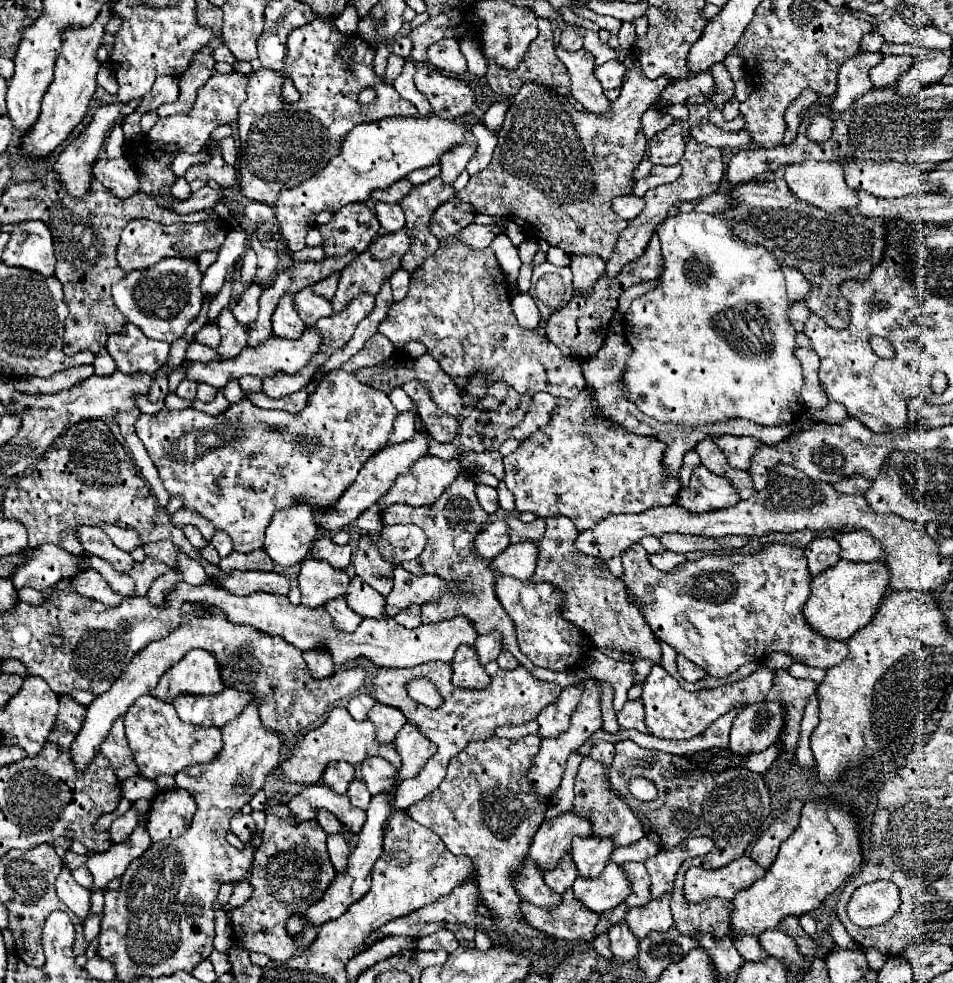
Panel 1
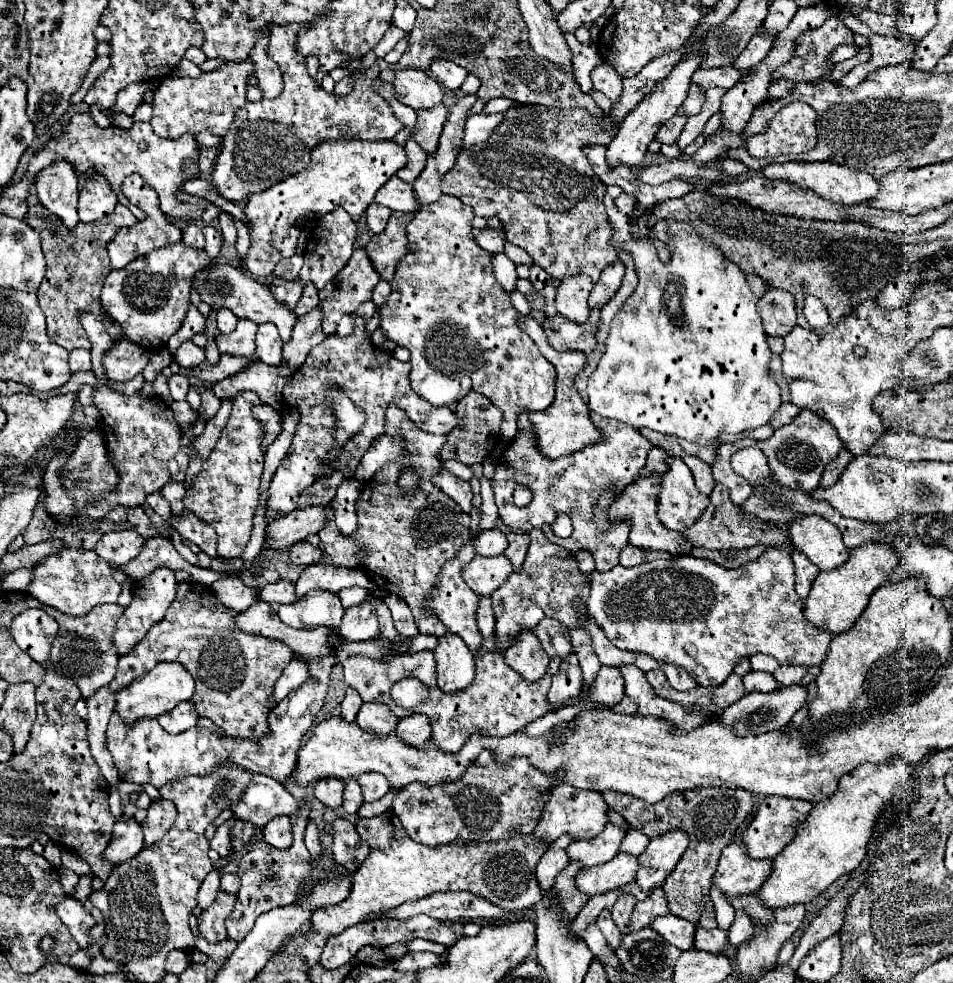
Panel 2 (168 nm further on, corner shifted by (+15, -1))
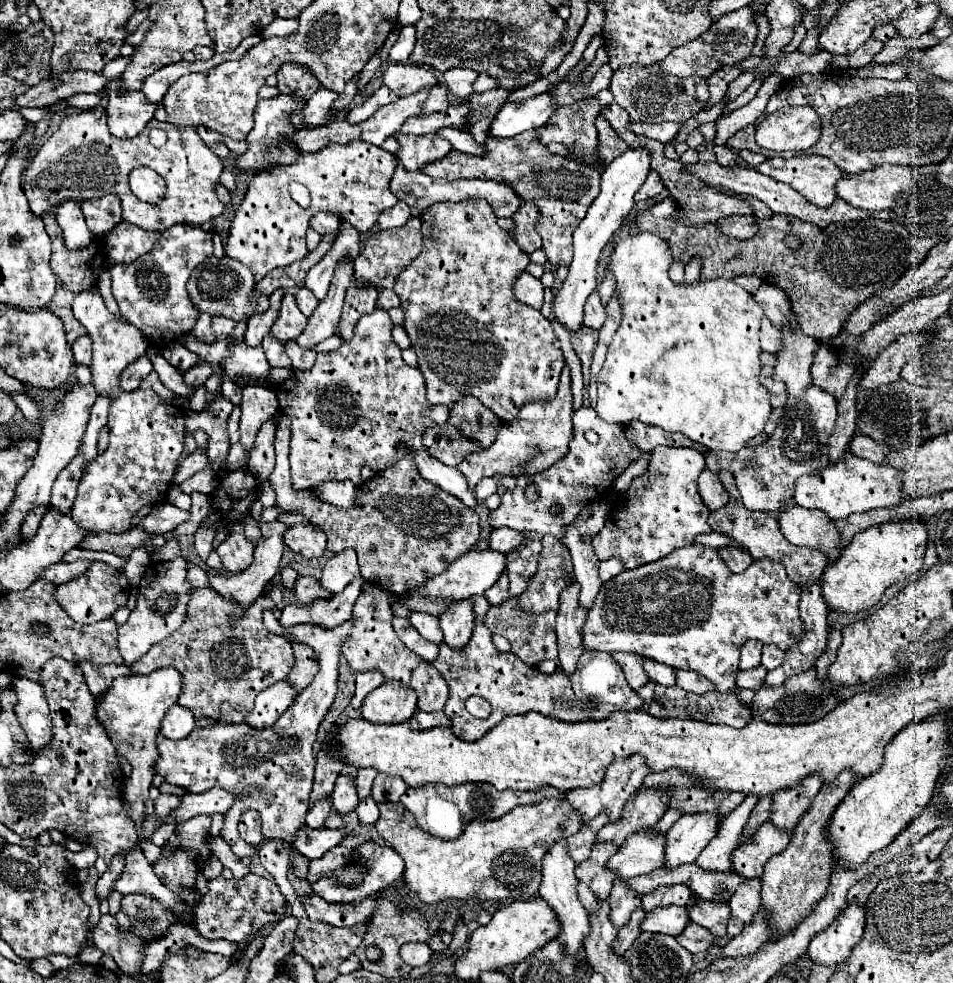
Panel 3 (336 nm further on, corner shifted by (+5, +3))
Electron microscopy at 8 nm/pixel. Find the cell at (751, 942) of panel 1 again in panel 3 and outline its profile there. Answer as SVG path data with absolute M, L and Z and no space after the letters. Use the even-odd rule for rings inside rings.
M690 923L686 931L678 935L676 939L682 943L682 947L686 947L694 955L706 953L714 945L714 935L706 927L700 927L698 923Z

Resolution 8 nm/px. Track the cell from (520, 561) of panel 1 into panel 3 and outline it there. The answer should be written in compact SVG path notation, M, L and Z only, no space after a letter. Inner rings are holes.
M486 549L486 551L470 551L466 555L462 555L458 561L454 561L446 571L442 571L442 575L436 575L434 579L430 579L430 583L422 585L418 591L414 593L408 593L408 595L402 595L398 597L396 605L394 605L394 615L400 615L400 617L406 617L410 613L410 609L402 603L406 597L412 597L412 595L430 595L430 597L444 597L446 601L460 601L460 599L468 599L468 595L484 595L486 589L490 589L498 579L500 575L506 571L506 557L498 551L492 551L492 549Z

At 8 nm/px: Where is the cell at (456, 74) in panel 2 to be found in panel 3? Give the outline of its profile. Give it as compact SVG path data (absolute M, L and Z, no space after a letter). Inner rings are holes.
M452 67L450 71L444 73L444 83L446 87L458 95L458 97L470 97L472 91L472 83L476 81L478 73L472 69L462 69L462 67Z

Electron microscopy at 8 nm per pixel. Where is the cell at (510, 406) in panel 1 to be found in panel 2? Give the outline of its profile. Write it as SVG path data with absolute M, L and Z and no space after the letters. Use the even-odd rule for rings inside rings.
M468 393L464 399L458 401L454 413L458 417L458 425L446 435L446 443L438 451L438 459L442 459L442 461L456 459L456 461L460 461L464 465L482 463L494 451L496 441L500 439L502 411L498 407L494 407L484 395L480 395L480 393Z

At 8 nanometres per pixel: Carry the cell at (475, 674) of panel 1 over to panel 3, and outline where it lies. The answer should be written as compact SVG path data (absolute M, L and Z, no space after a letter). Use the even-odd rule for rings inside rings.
M470 599L454 603L446 615L440 615L440 629L444 633L444 643L450 649L462 651L468 645L474 629L474 613L470 607Z

